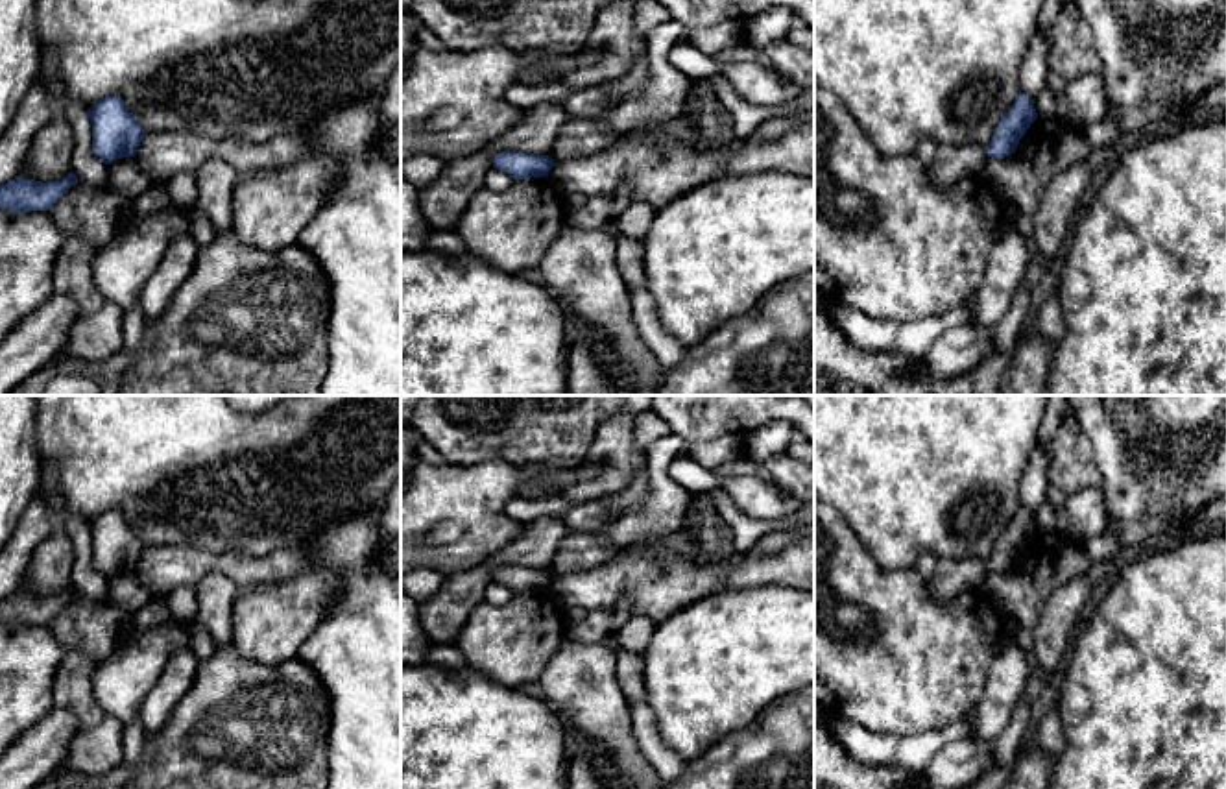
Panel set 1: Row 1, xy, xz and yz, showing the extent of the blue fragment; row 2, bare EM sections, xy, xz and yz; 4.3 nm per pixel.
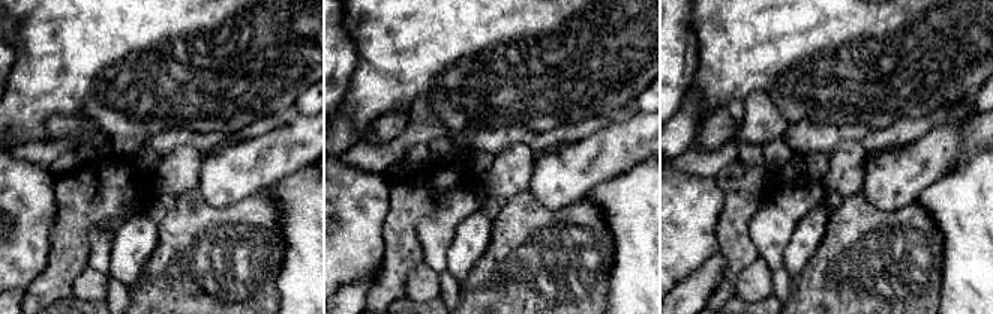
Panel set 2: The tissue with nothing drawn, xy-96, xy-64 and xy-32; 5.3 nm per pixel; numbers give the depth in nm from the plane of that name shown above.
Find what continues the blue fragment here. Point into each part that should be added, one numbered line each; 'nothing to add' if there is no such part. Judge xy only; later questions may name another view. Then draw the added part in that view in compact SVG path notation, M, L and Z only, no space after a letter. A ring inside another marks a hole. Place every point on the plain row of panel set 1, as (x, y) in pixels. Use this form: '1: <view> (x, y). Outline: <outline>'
nothing to add

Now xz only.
nothing to add

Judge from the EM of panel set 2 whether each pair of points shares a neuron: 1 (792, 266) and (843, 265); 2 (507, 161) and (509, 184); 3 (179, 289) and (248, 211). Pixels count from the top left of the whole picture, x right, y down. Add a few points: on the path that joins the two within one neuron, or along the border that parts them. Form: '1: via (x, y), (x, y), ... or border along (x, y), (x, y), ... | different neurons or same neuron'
1: border along (824, 236), (815, 254), (792, 278) | different neurons
2: via (509, 167), (509, 178) | same neuron
3: via (198, 269), (237, 230) | same neuron

